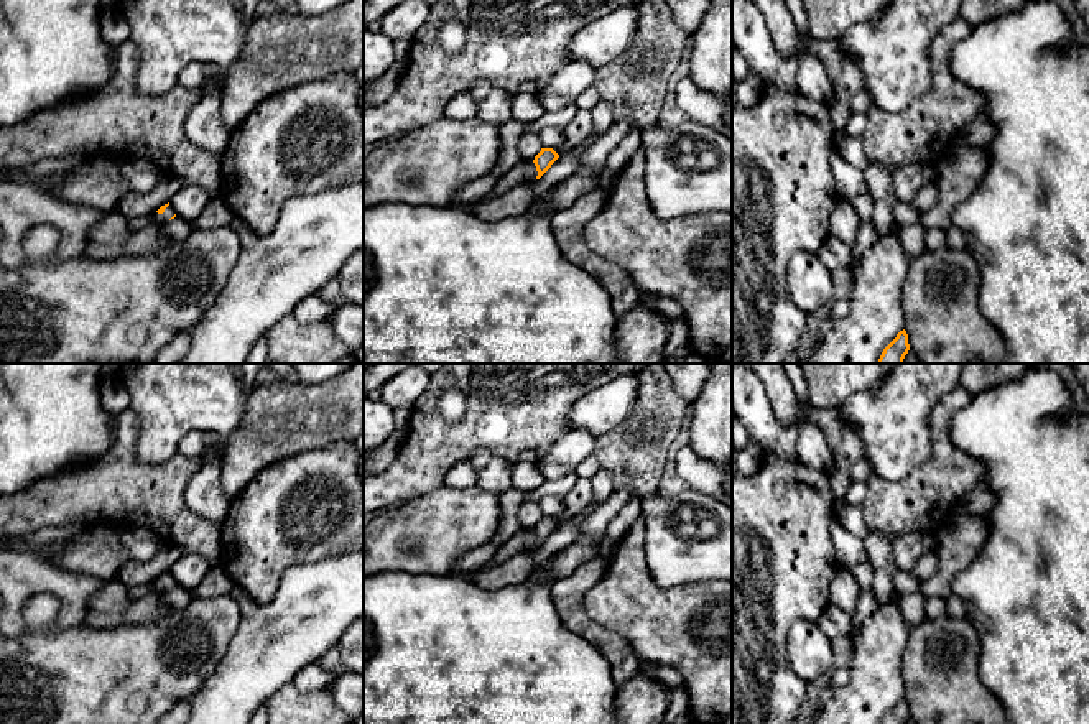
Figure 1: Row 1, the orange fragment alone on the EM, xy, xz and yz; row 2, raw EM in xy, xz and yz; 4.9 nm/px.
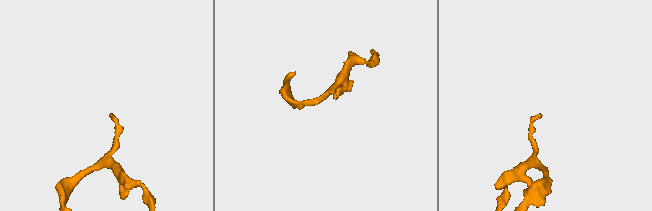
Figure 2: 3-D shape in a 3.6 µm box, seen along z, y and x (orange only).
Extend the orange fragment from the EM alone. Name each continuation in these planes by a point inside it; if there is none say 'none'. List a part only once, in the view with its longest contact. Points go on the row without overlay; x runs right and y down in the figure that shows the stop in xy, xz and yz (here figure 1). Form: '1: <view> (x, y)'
1: xy (168, 581)

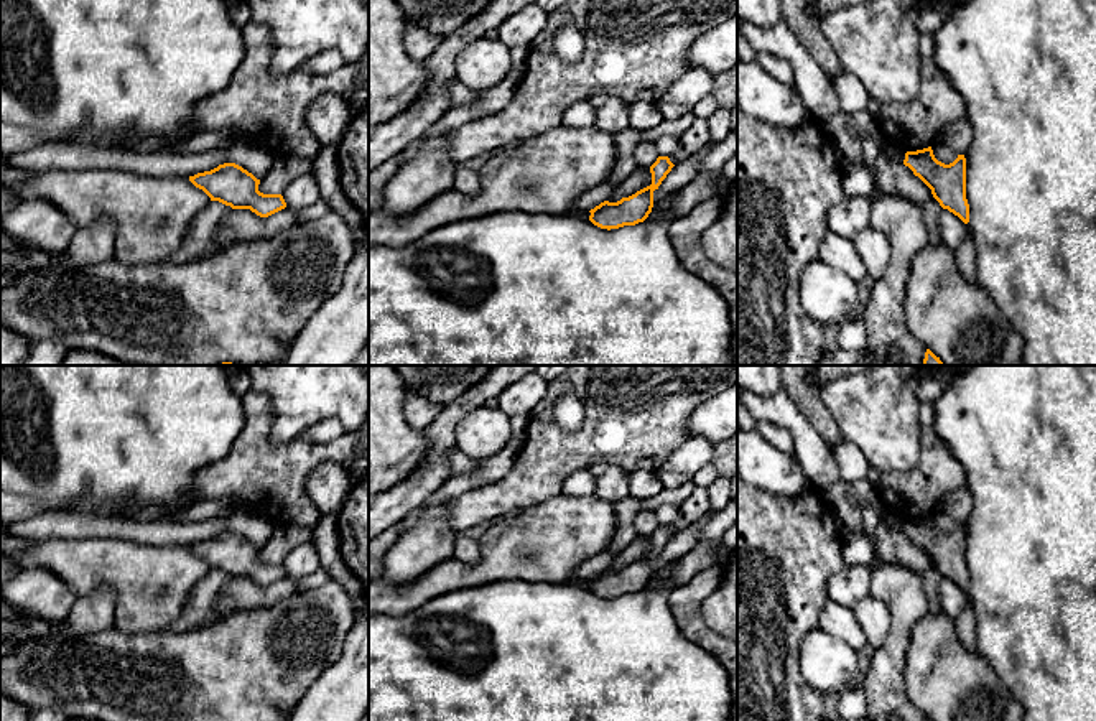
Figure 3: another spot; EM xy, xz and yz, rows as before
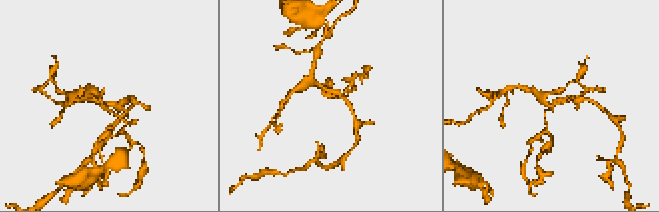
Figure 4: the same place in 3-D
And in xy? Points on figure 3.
none

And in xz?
none

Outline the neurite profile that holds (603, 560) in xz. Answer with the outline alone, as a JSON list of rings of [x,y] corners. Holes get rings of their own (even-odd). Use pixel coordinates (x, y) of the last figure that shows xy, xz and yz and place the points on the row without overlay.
[[[604,550],[596,556],[589,558],[587,561],[581,563],[573,571],[571,581],[583,584],[584,581],[594,578],[601,571],[609,570],[614,560],[614,555],[609,550]]]

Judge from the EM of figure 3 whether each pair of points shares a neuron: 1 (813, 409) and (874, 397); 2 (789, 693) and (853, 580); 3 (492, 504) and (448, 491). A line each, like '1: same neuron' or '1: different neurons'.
1: different neurons
2: different neurons
3: different neurons

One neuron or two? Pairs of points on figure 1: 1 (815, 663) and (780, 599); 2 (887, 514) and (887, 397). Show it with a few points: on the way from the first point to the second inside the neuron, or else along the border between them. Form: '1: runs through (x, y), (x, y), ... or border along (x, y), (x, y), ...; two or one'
1: border along (816, 621), (797, 621), (788, 629), (787, 662); two
2: border along (922, 461), (895, 481), (872, 474); two

